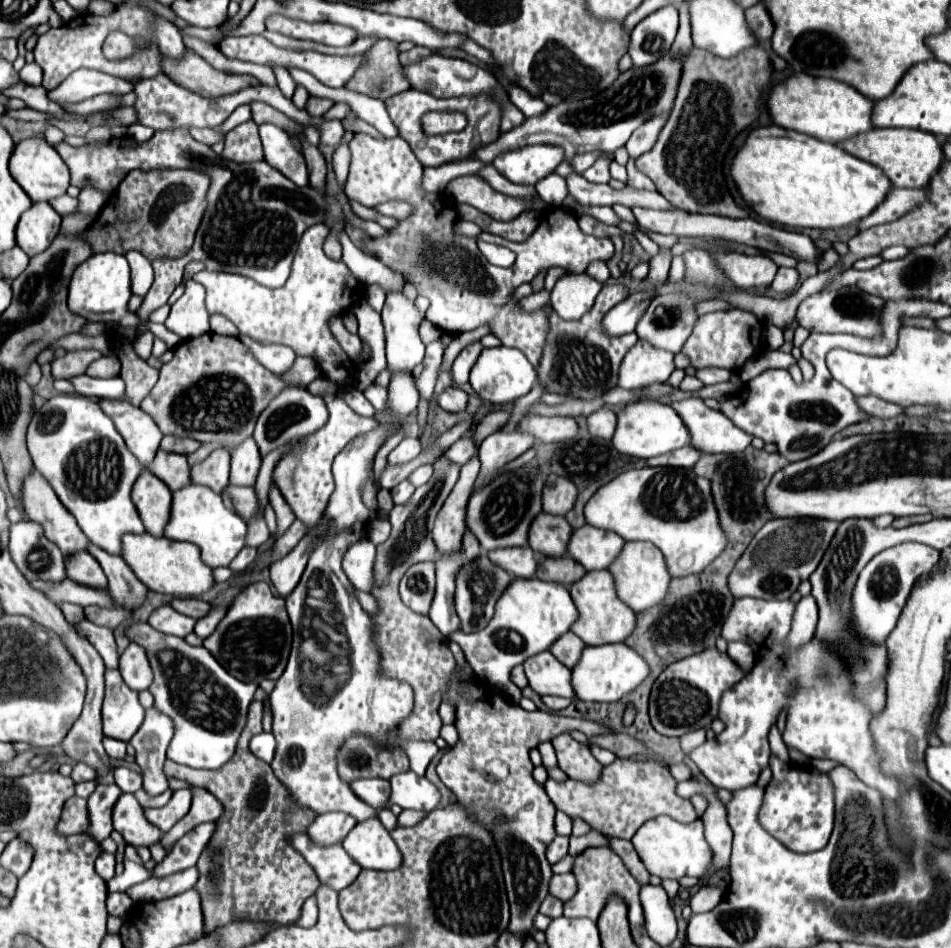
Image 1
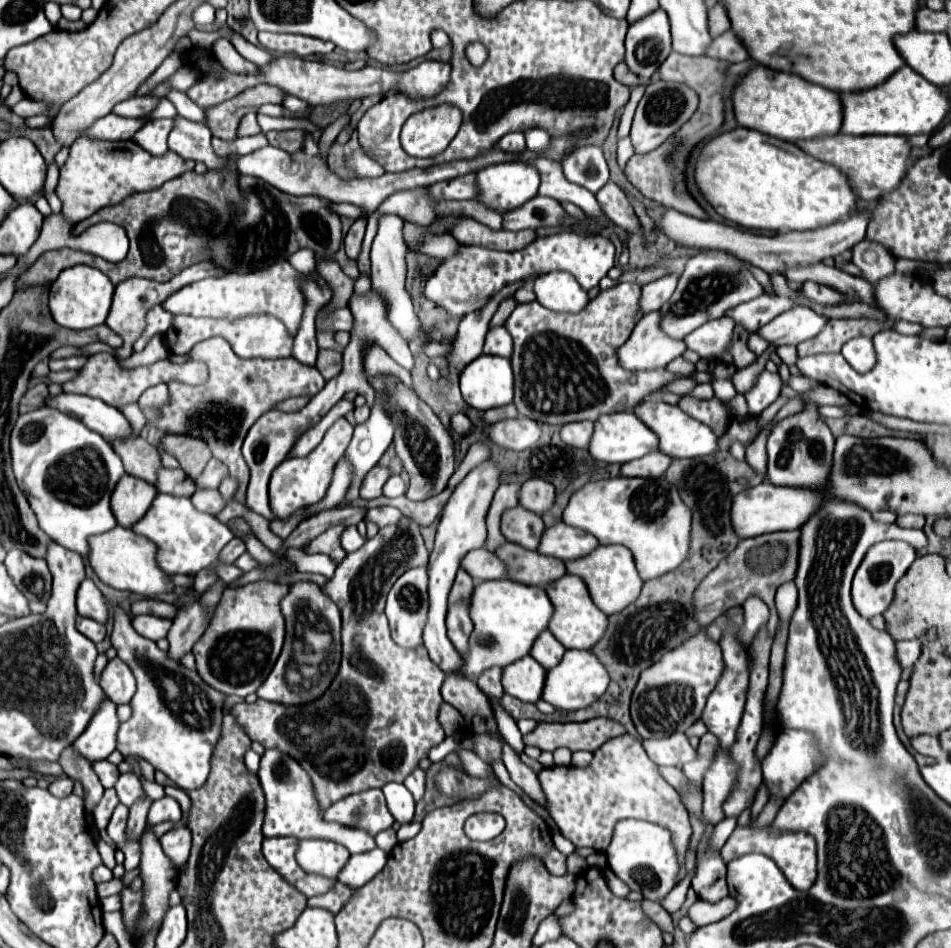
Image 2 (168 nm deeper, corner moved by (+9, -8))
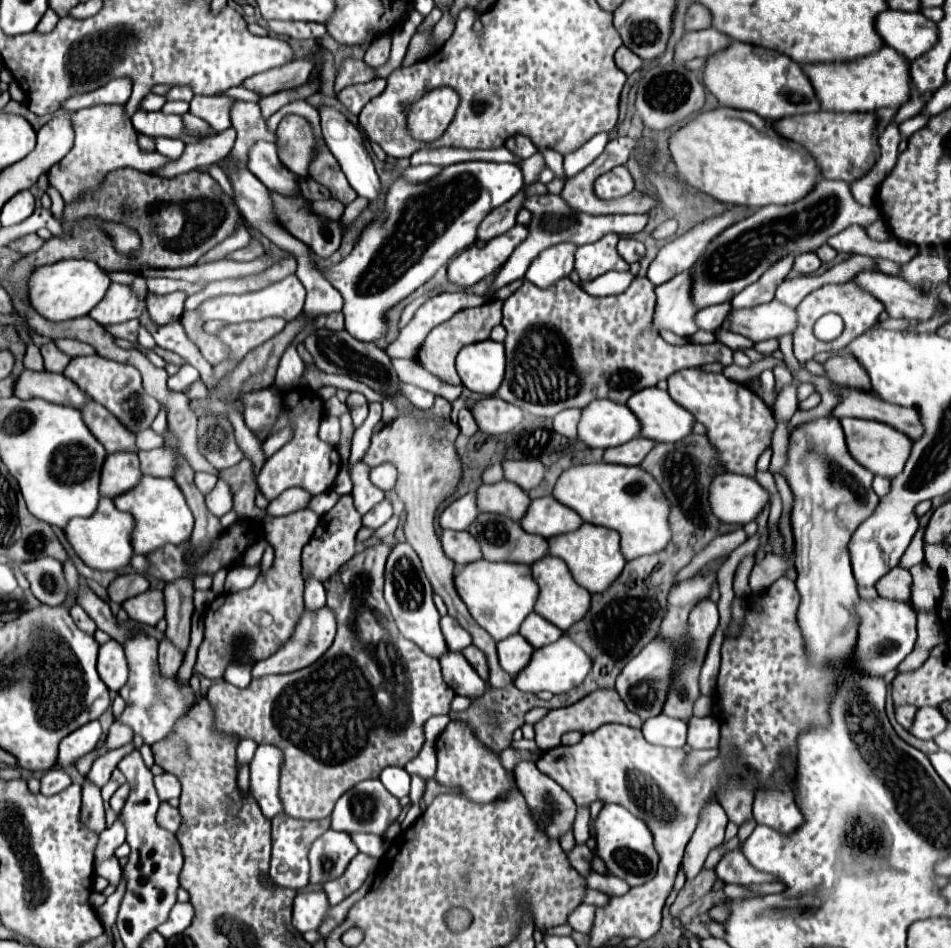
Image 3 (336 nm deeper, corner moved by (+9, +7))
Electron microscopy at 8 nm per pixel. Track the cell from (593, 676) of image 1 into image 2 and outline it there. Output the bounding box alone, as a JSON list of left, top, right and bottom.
[542,650,608,710]

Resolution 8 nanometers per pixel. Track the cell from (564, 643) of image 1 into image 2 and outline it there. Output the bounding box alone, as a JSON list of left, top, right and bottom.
[530,630,566,670]

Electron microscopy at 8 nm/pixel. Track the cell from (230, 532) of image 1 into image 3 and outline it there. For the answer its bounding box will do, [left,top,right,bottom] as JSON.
[114,475,194,555]

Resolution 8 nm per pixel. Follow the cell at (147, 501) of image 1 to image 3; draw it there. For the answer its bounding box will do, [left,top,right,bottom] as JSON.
[100,453,142,499]

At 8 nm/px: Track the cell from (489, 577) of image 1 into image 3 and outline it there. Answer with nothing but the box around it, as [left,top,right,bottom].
[440,615,472,651]

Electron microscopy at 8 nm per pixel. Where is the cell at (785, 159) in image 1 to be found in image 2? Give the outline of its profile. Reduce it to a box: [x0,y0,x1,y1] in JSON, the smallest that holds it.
[694,126,856,232]

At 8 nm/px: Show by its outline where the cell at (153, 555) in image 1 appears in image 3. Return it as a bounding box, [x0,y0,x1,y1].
[66,497,134,571]

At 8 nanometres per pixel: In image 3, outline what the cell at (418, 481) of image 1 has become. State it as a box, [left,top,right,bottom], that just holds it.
[372,463,398,491]

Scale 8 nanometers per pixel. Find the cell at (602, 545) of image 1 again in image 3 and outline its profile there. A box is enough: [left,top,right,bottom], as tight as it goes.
[520,497,584,539]

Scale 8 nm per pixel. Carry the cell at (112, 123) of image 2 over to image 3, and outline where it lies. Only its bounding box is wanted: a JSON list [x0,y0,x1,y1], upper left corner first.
[138,93,166,111]

